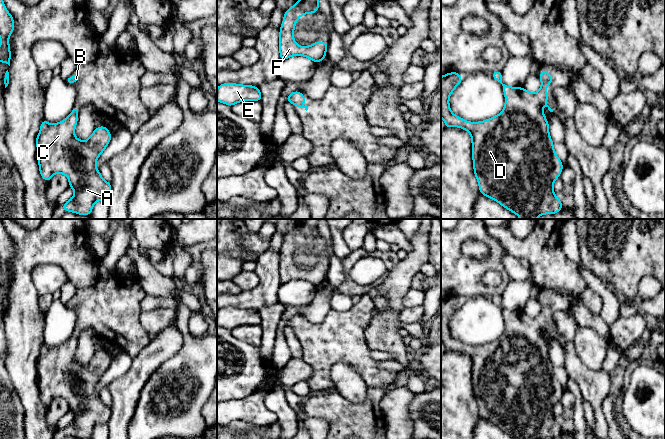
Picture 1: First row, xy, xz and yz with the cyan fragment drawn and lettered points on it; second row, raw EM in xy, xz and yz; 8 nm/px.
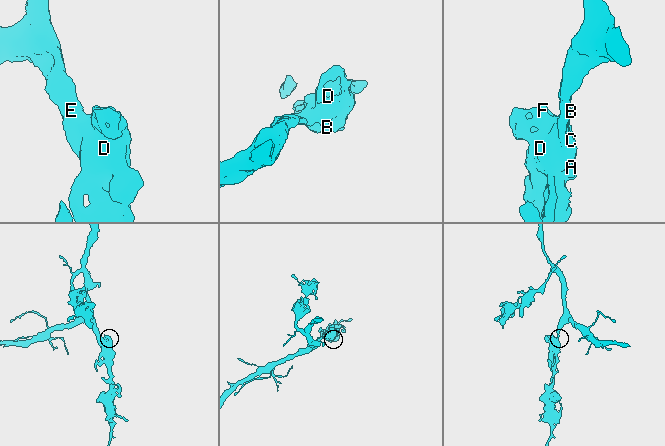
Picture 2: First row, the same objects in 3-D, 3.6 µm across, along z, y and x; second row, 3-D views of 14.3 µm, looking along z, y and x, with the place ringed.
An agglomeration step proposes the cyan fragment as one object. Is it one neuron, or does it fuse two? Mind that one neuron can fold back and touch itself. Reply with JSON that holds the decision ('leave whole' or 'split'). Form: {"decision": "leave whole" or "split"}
{"decision": "leave whole"}

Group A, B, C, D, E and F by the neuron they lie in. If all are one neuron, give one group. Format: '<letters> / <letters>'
A B C D E F

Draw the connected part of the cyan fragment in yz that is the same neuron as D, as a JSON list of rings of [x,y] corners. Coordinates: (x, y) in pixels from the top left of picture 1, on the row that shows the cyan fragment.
[[[548,70],[541,71],[541,88],[536,93],[530,93],[523,87],[503,84],[501,71],[495,71],[491,75],[503,86],[505,105],[500,114],[480,122],[466,121],[450,109],[449,98],[462,82],[461,75],[451,72],[441,77],[441,117],[445,126],[459,127],[471,134],[474,174],[482,195],[497,201],[520,219],[537,219],[540,215],[555,214],[563,208],[553,190],[563,164],[554,151],[548,121],[542,111],[546,106],[553,112],[546,103],[550,97],[546,88],[554,76],[550,77]]]

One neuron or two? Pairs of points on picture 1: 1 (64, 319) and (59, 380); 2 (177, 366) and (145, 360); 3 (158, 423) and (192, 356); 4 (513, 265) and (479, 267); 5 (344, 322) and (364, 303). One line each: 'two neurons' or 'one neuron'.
1: two neurons
2: two neurons
3: one neuron
4: two neurons
5: one neuron

